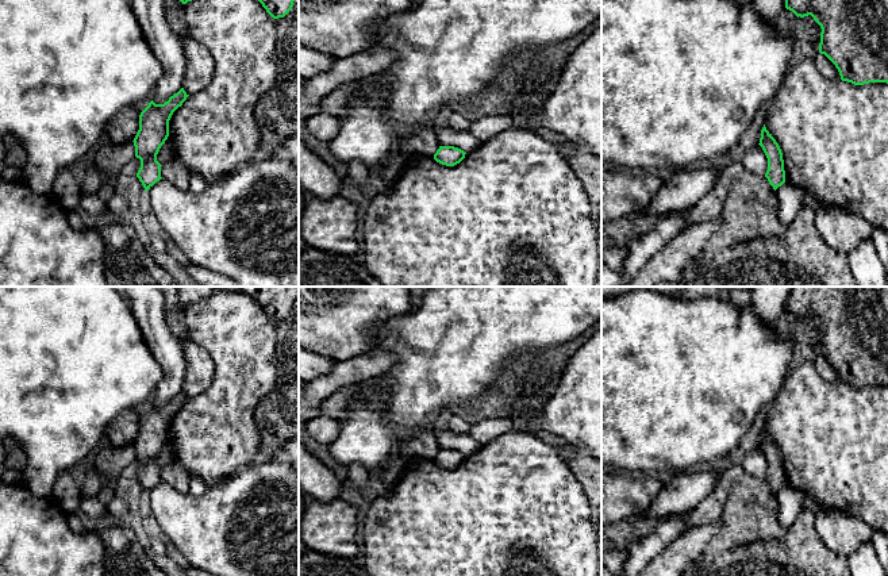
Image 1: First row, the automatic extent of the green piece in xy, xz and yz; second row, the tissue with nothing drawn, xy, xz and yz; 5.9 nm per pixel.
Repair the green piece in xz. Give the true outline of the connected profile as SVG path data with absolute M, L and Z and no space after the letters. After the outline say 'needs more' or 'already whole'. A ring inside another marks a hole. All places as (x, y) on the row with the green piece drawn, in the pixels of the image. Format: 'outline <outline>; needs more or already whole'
outline M439 146L434 160L446 166L454 166L465 158L465 151L454 146Z; already whole

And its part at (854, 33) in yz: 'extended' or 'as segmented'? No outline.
as segmented

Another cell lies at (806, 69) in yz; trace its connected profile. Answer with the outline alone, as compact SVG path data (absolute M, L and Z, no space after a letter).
M804 57L793 69L787 74L785 82L777 91L774 99L768 104L768 114L765 127L769 134L779 143L784 170L789 183L816 196L823 206L838 207L846 212L852 212L864 218L872 227L888 233L888 84L887 82L869 82L864 85L854 85L842 80L829 80L823 77L815 64L814 57Z

